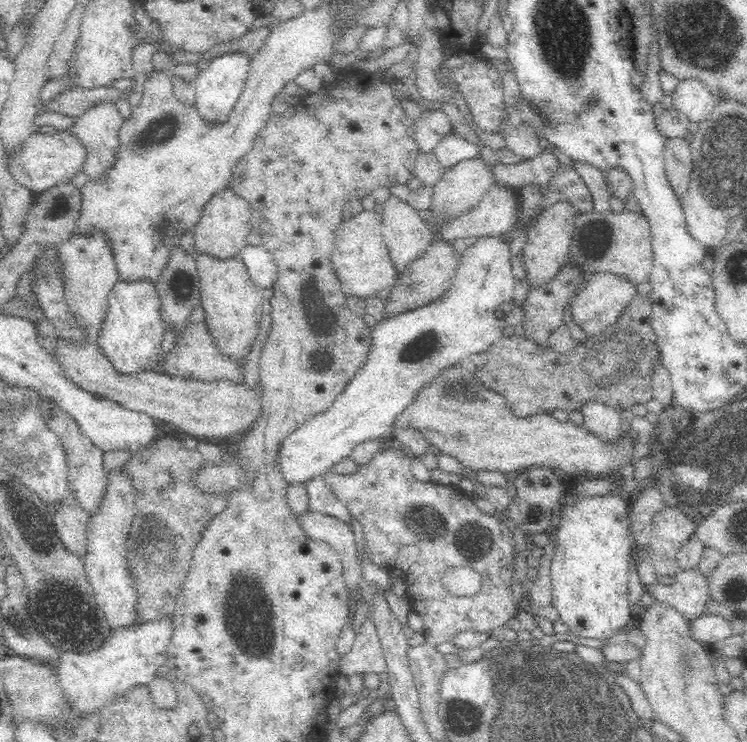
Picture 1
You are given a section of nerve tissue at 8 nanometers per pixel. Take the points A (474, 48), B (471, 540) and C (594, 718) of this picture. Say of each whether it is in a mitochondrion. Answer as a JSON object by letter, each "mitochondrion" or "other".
{"A":"other","B":"mitochondrion","C":"mitochondrion"}

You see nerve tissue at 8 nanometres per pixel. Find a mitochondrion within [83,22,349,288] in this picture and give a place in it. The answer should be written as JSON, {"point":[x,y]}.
{"point":[155,126]}

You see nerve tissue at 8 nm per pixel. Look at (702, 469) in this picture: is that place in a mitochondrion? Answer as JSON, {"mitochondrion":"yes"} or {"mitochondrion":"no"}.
{"mitochondrion":"yes"}

